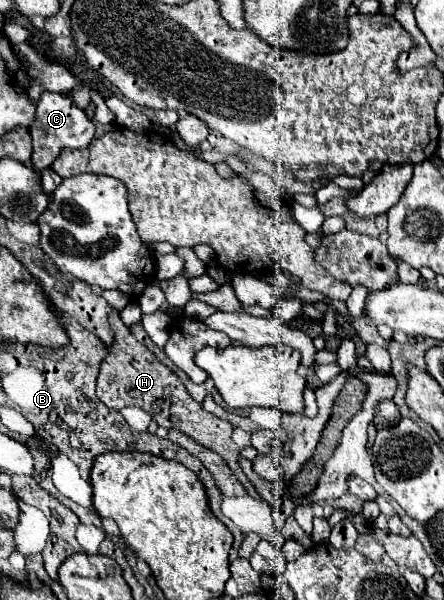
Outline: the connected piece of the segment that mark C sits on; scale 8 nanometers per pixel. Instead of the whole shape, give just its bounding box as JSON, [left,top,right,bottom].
[30,92,94,174]

